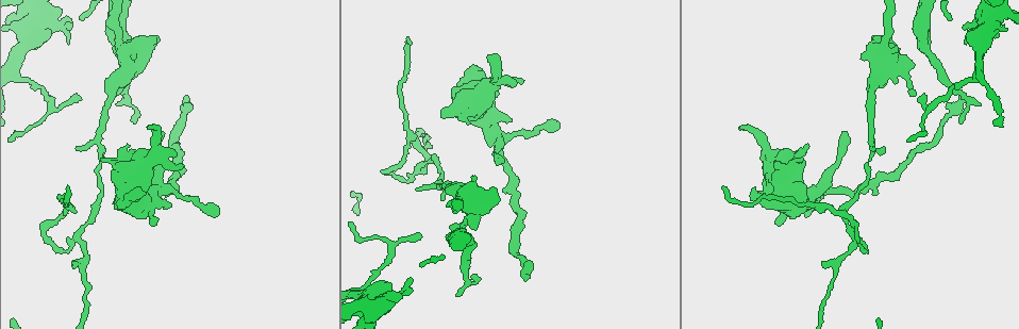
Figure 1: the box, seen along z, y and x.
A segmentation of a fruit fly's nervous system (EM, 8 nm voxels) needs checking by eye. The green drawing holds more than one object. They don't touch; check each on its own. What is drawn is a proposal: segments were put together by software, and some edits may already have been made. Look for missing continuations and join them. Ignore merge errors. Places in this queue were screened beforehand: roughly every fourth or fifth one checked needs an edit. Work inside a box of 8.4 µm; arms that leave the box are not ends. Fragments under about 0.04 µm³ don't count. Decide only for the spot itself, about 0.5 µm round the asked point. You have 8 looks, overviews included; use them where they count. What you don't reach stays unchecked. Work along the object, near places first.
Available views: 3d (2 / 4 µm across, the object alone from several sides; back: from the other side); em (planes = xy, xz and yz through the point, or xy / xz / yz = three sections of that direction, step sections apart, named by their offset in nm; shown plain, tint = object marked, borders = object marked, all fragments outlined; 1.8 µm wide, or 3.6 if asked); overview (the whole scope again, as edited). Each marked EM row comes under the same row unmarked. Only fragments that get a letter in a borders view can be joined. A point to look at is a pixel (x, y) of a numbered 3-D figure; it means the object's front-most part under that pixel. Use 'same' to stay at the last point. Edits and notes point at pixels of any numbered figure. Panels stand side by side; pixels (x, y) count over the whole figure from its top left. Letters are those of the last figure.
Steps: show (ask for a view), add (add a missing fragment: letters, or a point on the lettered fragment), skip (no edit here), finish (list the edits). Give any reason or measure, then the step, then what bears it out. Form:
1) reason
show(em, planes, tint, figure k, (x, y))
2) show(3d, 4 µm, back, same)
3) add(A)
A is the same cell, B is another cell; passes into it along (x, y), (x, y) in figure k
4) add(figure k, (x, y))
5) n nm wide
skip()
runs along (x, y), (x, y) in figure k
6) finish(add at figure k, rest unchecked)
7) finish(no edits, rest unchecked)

long arm stops here
show(3d, 2 µm, back, figure 1, (958, 96))

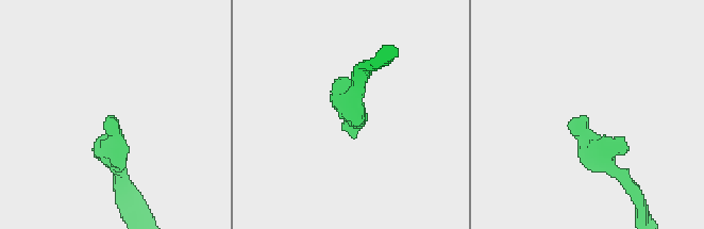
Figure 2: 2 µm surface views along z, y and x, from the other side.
show(em, xz, step 16, borders, figure 2, (108, 115))

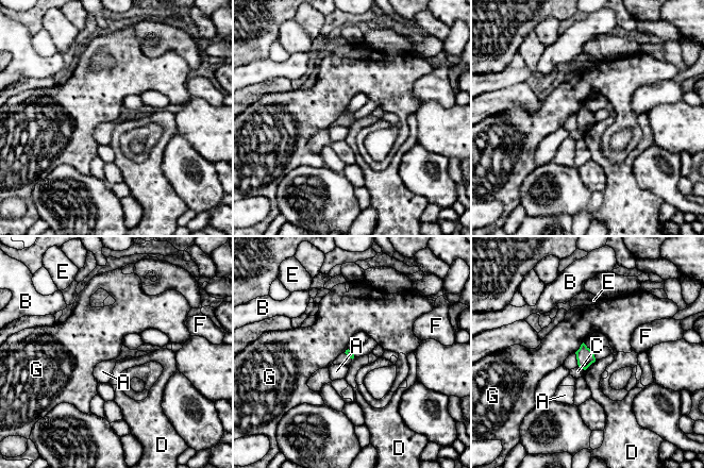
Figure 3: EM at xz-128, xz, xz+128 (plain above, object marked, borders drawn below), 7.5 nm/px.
show(em, planes, borders, same)

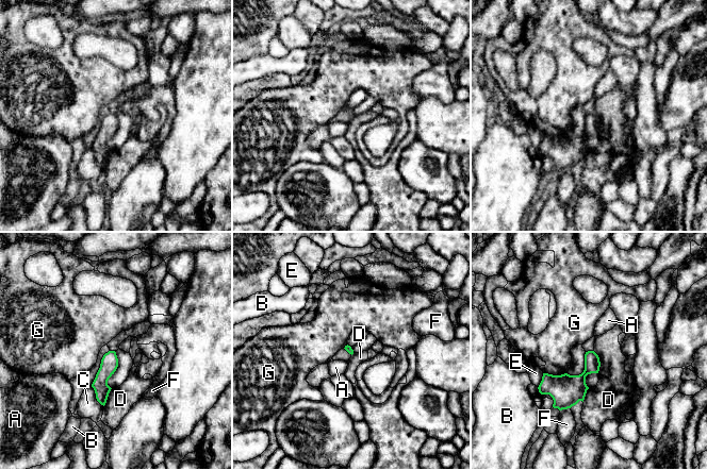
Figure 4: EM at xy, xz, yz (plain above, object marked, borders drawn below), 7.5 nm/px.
skip()
A, B, C, D, E, F and G are other cells; runs along (112, 353), (102, 375), (102, 401) in figure 4; no lettered fragment goes on from it

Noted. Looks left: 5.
free end
show(em, 3.6 µm, planes, borders, figure 1, (467, 122))

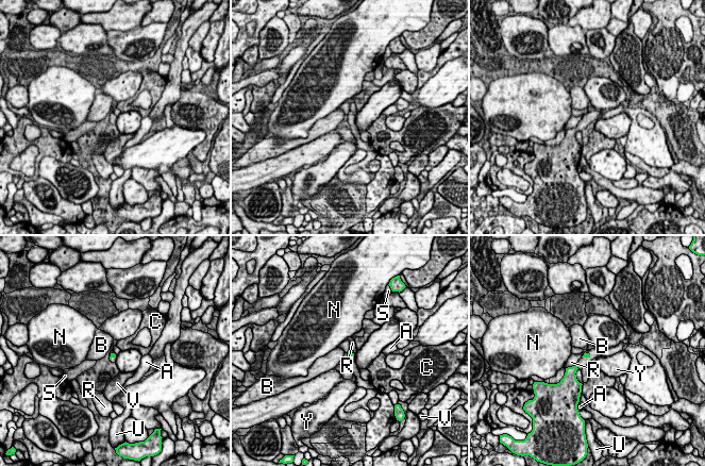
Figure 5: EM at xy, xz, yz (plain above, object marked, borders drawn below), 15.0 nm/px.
skip()
A, B, C, N, R, S, U, V and Y are other cells; border along (575, 364), (566, 368) in figure 5; none of them fits

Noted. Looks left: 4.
long arm stops here
show(em, planes, borders, figure 1, (69, 186))

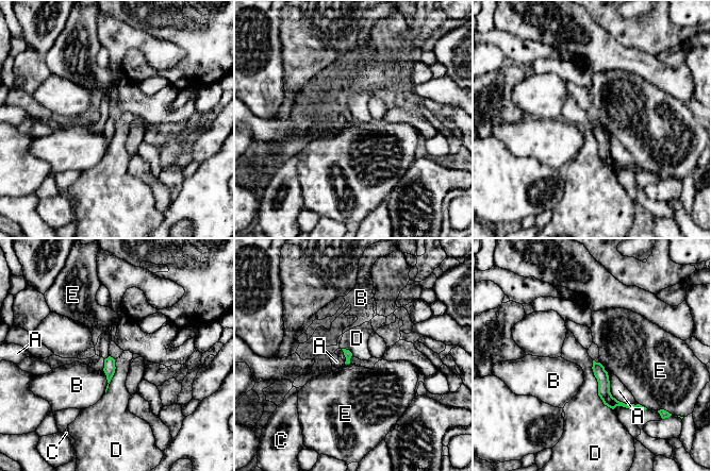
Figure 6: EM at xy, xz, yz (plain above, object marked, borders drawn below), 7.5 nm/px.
D touches over 400 nm
skip()
A, B, C, D and E are other cells; none of them fits

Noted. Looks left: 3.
finish(no edits, rest unchecked)

